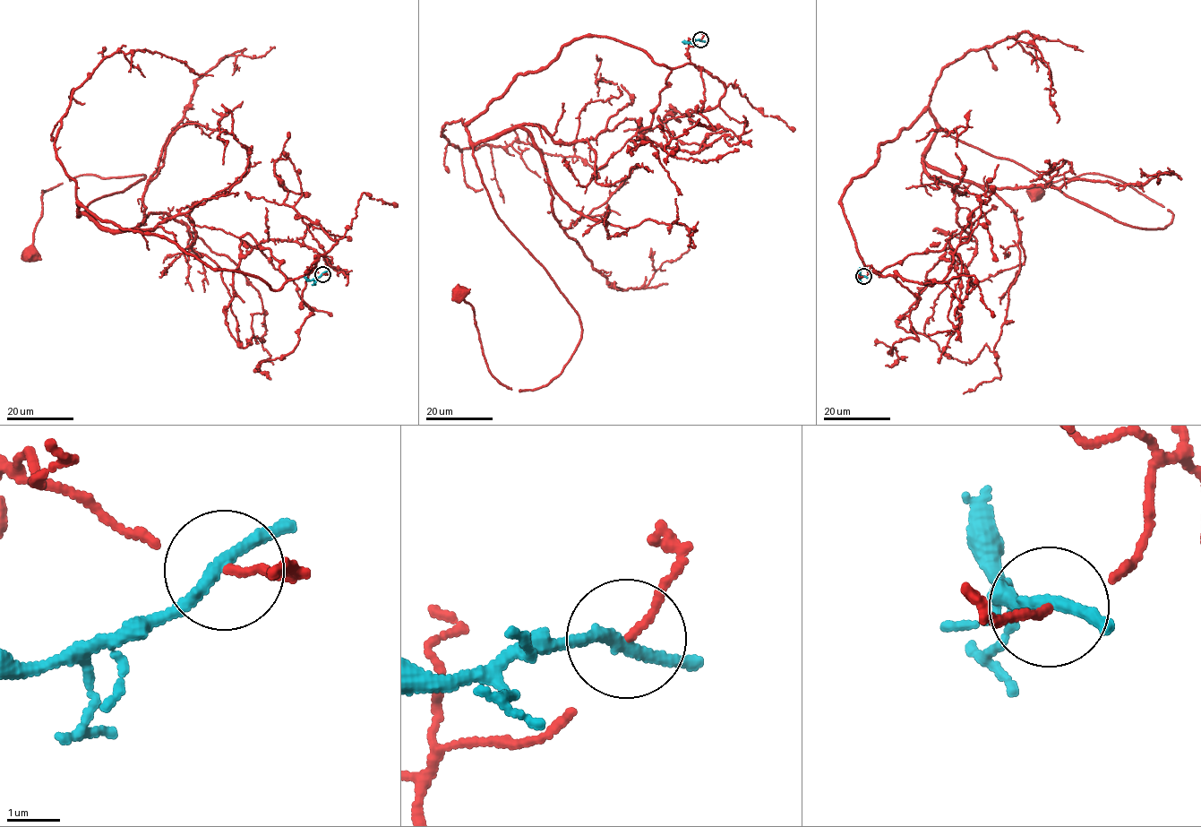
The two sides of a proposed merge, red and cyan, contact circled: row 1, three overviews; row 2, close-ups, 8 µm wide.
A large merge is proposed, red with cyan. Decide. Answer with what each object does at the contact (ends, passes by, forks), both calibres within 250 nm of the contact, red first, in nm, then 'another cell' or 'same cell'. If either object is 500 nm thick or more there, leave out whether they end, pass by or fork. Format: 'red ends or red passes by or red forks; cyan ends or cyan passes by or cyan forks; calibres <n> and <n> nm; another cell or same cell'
red ends; cyan passes by; calibres 130 and 220 nm; another cell

